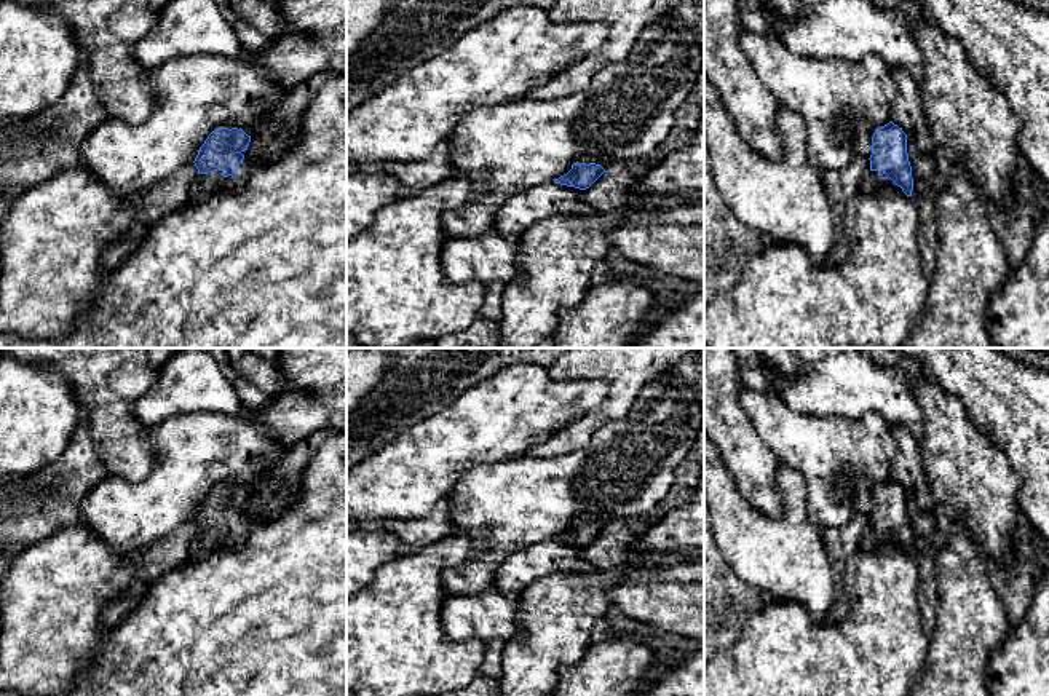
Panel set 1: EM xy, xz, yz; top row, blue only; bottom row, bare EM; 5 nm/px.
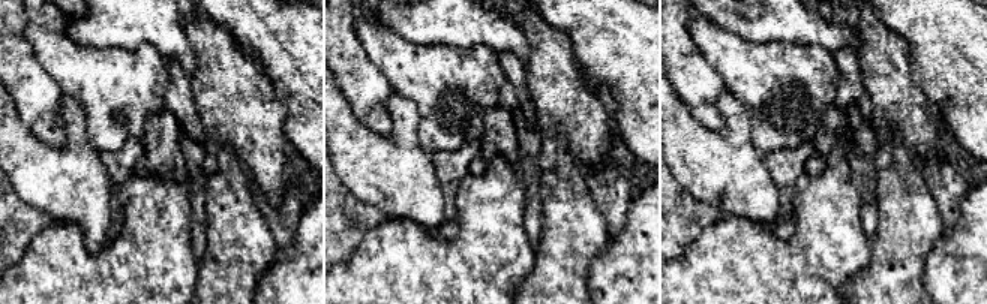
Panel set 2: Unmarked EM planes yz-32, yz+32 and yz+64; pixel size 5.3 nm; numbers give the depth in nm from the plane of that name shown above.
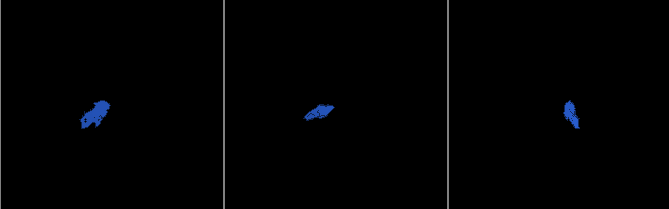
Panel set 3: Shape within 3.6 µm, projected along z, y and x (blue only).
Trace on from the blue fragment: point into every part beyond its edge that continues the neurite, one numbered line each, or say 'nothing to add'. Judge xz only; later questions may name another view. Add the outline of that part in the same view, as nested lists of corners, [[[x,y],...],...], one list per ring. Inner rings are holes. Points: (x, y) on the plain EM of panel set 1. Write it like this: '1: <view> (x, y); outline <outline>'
nothing to add

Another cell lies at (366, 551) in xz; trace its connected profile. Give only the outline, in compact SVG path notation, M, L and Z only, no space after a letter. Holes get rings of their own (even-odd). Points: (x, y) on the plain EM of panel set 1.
M346 530L346 599L366 587L375 571L394 560L402 541L385 530Z

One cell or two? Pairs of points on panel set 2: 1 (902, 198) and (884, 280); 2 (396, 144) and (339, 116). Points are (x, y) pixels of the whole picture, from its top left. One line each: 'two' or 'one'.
1: one
2: one

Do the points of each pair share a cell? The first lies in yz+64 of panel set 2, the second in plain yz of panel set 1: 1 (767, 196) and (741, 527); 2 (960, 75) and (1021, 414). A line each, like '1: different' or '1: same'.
1: same
2: same

